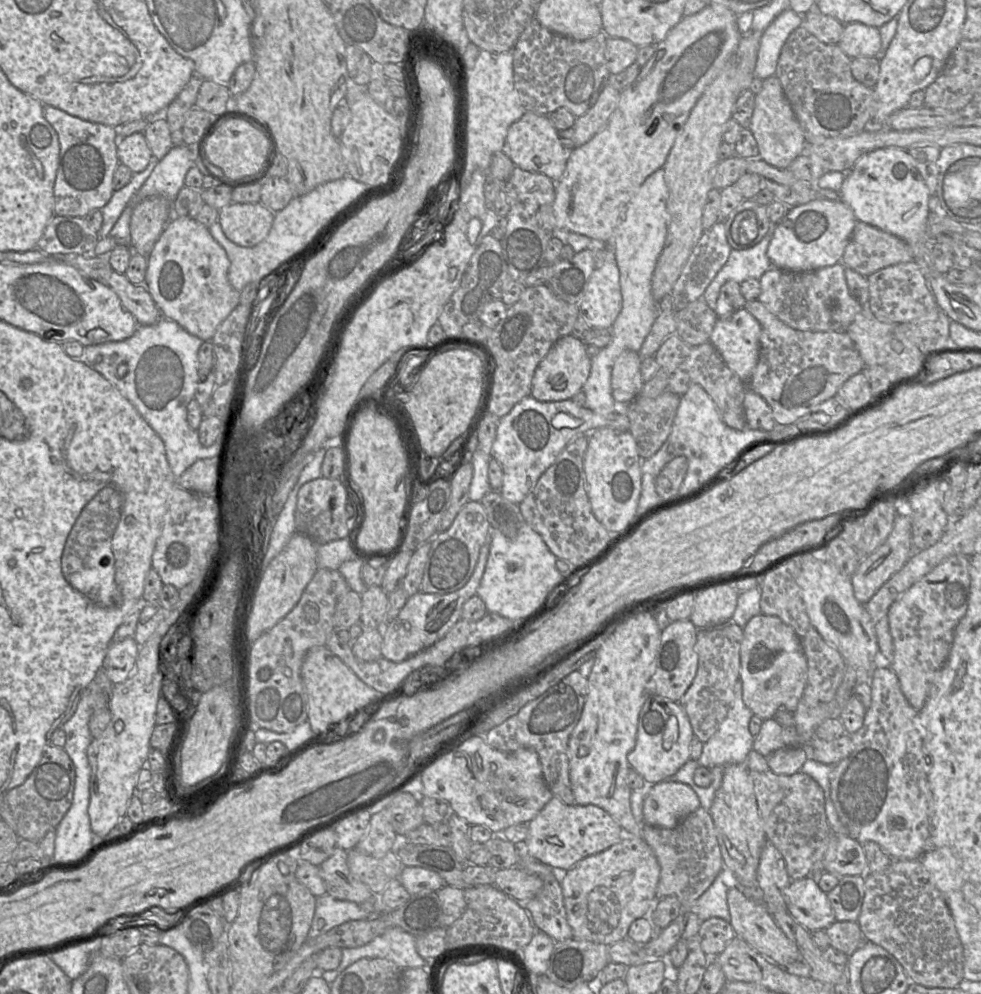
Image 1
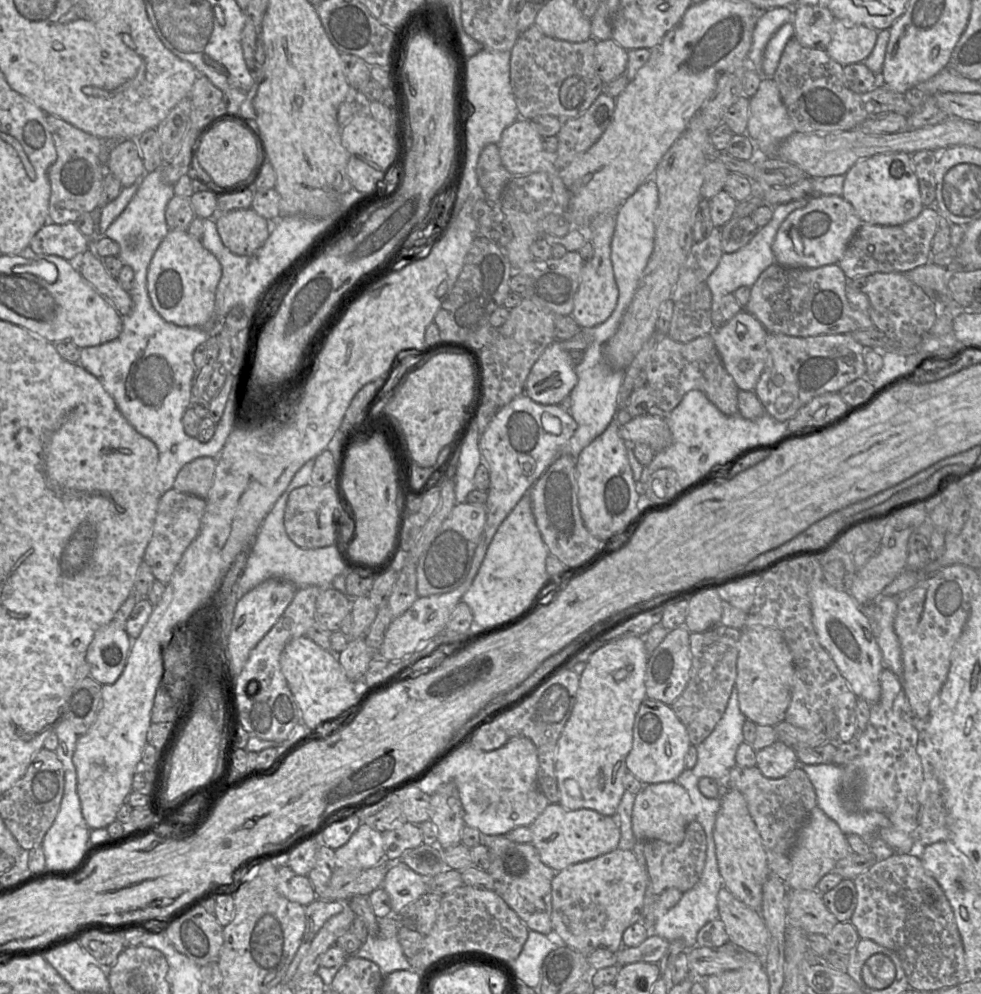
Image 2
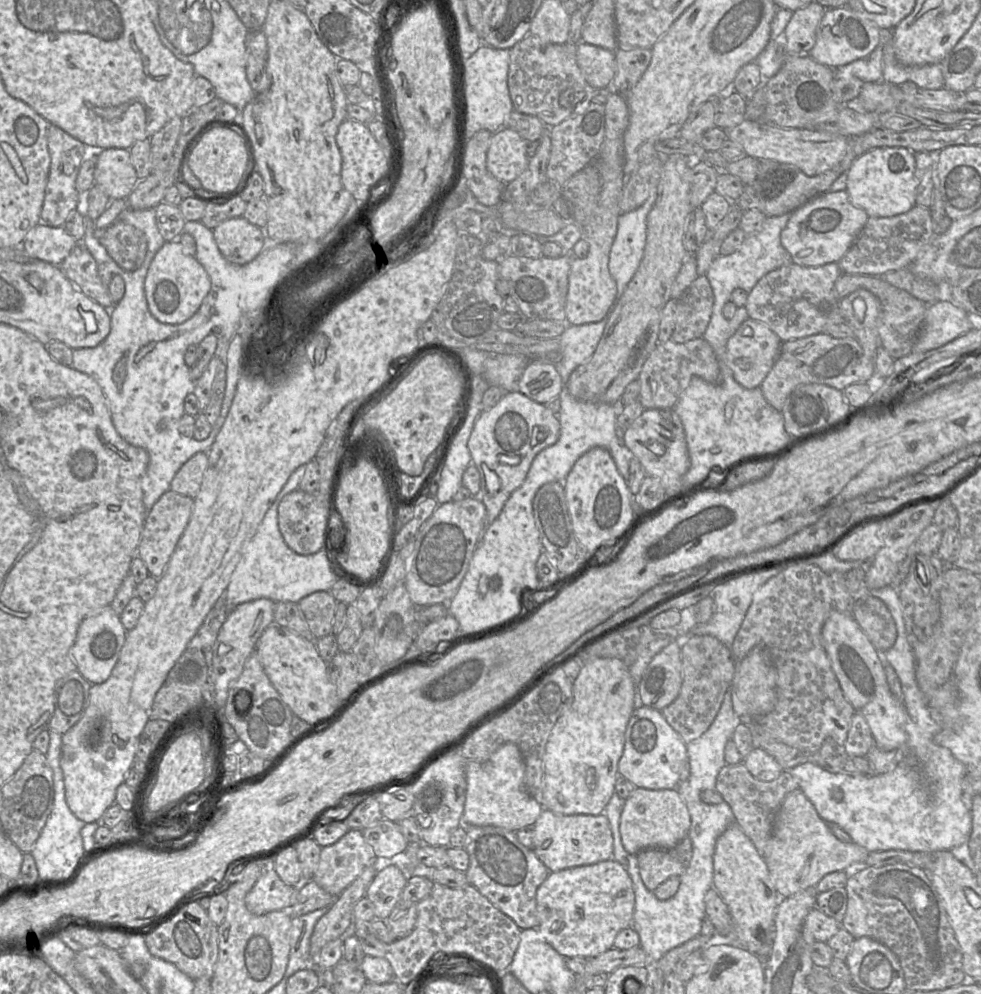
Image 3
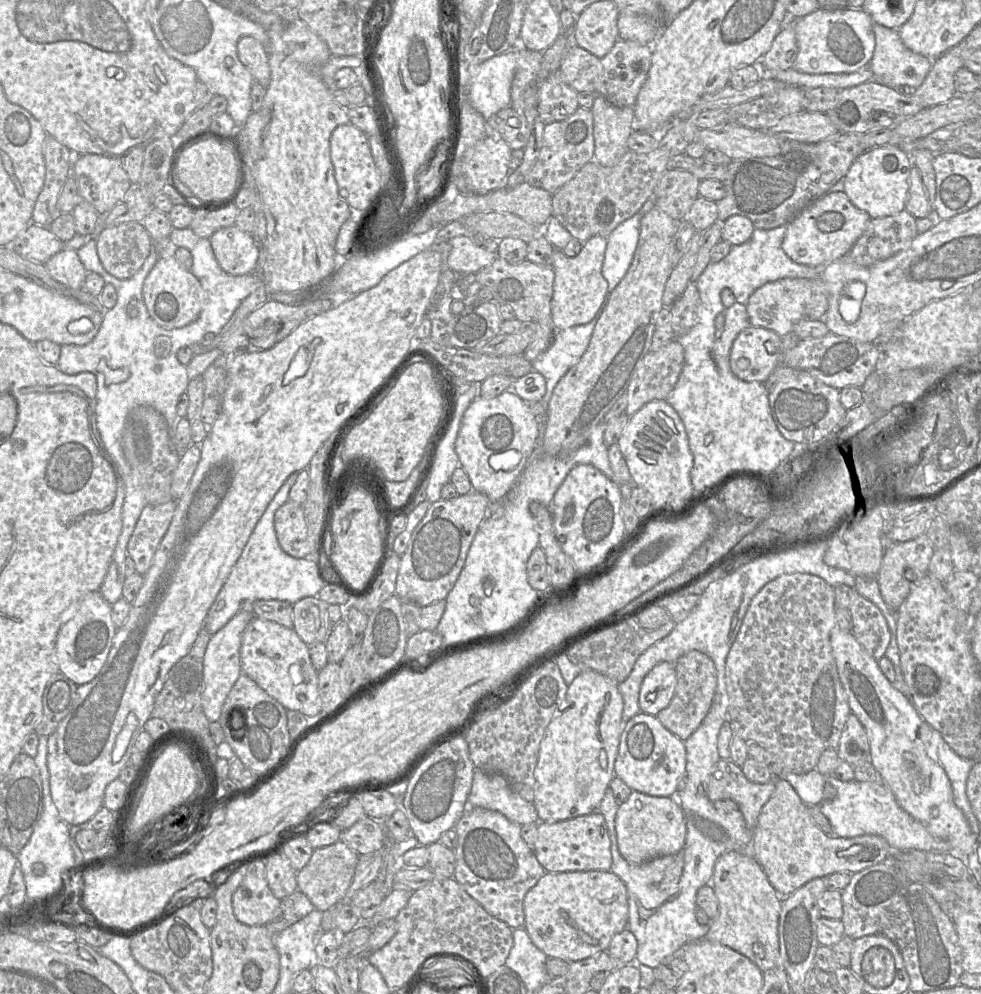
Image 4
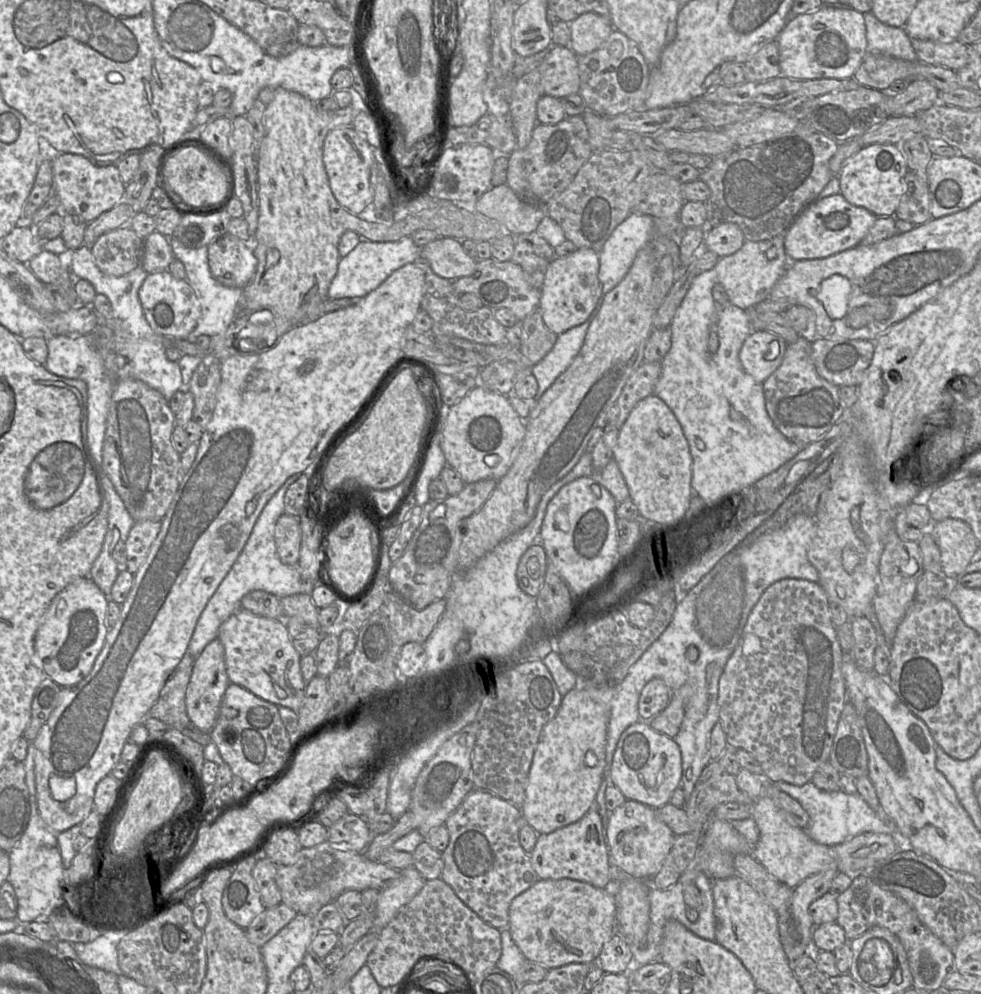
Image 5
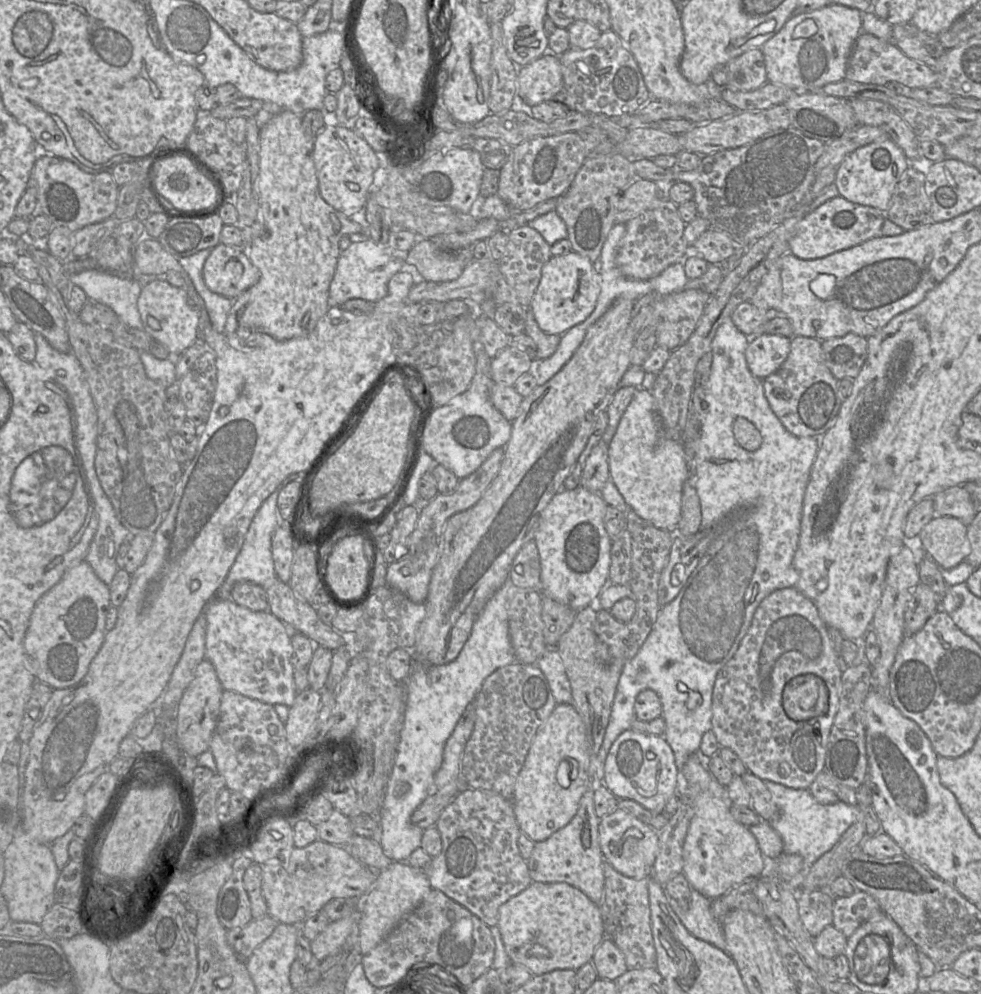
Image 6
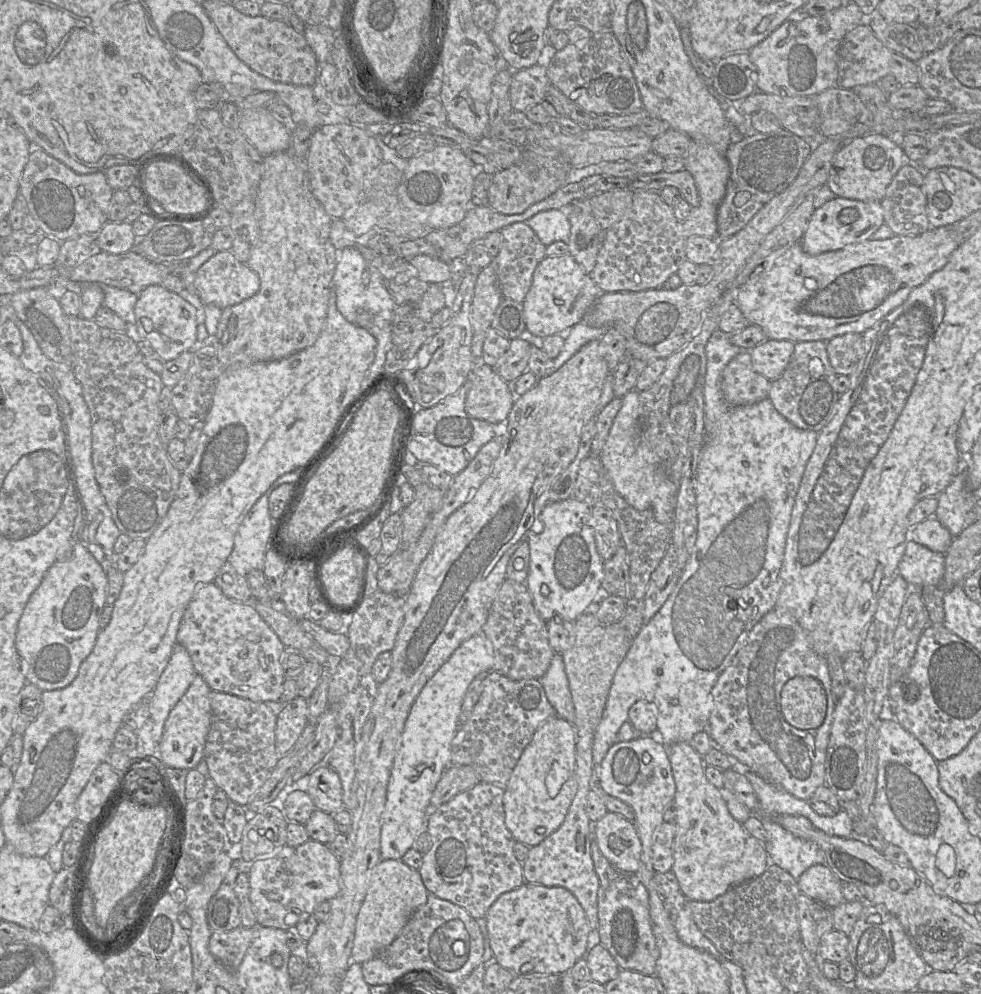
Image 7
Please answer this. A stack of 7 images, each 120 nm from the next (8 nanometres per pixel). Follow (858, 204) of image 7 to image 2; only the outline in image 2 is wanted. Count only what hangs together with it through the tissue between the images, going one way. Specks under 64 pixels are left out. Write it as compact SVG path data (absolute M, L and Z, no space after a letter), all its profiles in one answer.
M810 196L810 200L806 206L794 210L783 221L773 242L772 250L777 263L792 268L818 268L825 265L837 264L862 224L853 206L842 196Z

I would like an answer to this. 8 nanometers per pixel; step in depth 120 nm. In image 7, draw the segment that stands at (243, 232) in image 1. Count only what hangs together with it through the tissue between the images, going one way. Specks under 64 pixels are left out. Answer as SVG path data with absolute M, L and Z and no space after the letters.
M218 251L206 261L193 278L193 292L204 305L215 305L221 309L241 303L255 295L260 289L258 275L245 263L240 262L232 251Z

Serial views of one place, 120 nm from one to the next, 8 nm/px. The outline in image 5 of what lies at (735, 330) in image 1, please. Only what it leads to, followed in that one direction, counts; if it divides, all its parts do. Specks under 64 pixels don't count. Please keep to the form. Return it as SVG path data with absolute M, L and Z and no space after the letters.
M753 330L739 351L739 360L744 371L763 384L781 365L787 346L788 343L775 333Z

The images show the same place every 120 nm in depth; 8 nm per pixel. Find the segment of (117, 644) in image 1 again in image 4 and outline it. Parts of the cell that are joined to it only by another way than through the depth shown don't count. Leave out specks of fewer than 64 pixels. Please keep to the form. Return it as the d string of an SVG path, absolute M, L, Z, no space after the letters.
M96 591L82 596L76 614L61 625L56 638L55 654L59 671L76 685L93 680L107 659L116 631L112 607L101 593Z

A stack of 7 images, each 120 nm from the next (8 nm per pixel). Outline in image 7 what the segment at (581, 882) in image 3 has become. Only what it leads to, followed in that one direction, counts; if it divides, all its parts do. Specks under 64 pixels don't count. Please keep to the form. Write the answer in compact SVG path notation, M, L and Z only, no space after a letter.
M524 882L520 887L500 895L487 911L485 921L488 929L490 947L494 954L494 960L502 967L511 971L515 976L562 975L569 971L580 958L585 957L590 944L593 941L592 930L582 906L577 898L564 887L548 887L541 884Z

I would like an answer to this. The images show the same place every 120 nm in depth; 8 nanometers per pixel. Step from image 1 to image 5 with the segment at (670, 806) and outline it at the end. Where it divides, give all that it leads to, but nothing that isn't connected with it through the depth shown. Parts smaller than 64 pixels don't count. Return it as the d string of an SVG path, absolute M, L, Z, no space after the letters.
M626 800L622 805L611 812L608 818L606 830L608 858L610 853L615 859L617 866L637 879L651 880L651 878L659 872L674 843L675 834L666 824L658 819L656 809L657 808L652 808L638 801Z

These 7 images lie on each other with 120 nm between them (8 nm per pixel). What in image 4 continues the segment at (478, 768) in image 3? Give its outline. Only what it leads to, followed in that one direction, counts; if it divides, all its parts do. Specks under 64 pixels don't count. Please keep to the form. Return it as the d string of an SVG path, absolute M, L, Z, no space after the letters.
M480 769L473 773L468 806L499 812L521 826L540 822L534 804L514 792L504 777Z

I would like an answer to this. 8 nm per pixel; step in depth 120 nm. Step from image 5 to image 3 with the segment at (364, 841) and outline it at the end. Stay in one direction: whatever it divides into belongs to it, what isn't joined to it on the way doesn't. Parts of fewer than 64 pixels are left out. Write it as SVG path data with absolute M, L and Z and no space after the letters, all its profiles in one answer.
M382 819L362 830L365 840L372 846L376 857L391 858L404 852L409 843L402 834L399 822Z

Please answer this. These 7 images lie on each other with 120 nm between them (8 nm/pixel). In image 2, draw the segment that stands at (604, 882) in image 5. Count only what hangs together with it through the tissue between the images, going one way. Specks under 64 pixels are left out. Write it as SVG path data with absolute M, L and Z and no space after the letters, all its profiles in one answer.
M550 803L530 825L530 830L531 844L540 860L555 872L614 851L621 838L616 814L611 817L591 809L568 810L558 803Z

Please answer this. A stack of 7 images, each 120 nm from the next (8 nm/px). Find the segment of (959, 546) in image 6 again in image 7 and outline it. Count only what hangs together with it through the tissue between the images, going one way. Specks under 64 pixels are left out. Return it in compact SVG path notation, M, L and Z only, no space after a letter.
M936 516L928 518L909 529L909 540L942 554L947 552L953 538L949 530Z

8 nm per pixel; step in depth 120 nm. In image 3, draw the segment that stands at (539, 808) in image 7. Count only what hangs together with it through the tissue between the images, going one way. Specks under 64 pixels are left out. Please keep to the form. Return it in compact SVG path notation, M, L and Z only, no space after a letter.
M597 658L587 662L573 682L573 699L556 721L543 757L543 809L561 815L599 815L615 793L618 763L624 752L625 732L635 710L635 685L629 667L617 658Z

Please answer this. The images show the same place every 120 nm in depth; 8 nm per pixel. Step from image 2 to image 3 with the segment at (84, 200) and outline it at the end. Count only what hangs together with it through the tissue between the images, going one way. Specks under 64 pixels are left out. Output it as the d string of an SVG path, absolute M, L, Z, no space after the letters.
M49 124L48 127L48 149L51 164L41 210L41 222L52 227L63 227L66 219L73 211L82 212L81 194L76 189L76 178L90 149L54 124Z

